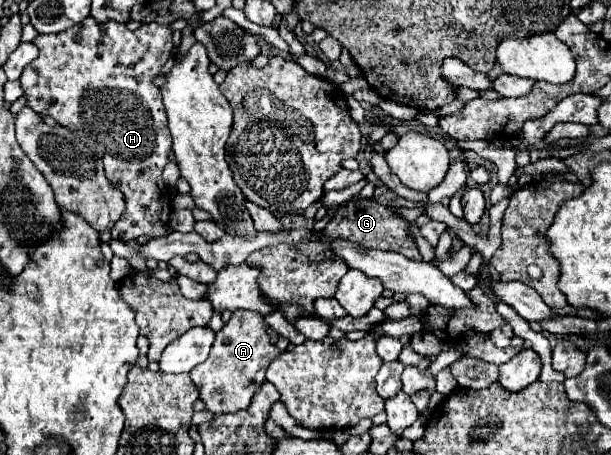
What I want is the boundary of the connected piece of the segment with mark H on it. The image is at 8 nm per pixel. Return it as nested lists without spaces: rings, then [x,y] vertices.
[[[86,17],[82,25],[74,25],[66,33],[38,35],[32,41],[38,47],[38,57],[22,71],[20,85],[24,89],[26,105],[40,115],[50,115],[62,127],[78,135],[94,155],[104,161],[108,181],[126,197],[126,213],[110,229],[114,239],[130,241],[138,237],[166,237],[170,229],[170,191],[162,179],[162,171],[168,163],[172,147],[170,131],[166,129],[166,111],[162,105],[162,93],[154,85],[154,77],[166,63],[172,47],[172,31],[166,25],[148,23],[136,31],[130,31],[124,23],[98,23],[94,17]]]

